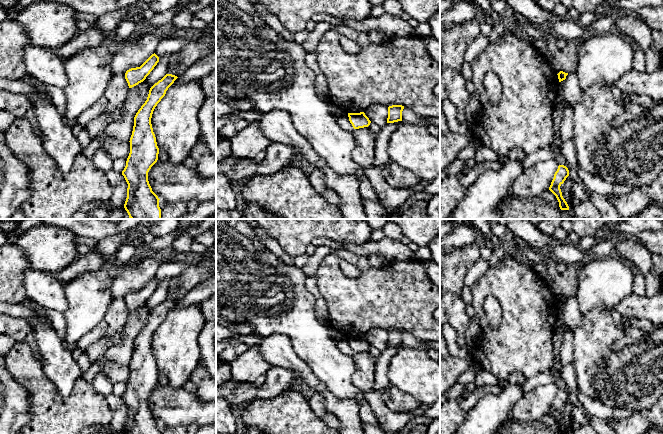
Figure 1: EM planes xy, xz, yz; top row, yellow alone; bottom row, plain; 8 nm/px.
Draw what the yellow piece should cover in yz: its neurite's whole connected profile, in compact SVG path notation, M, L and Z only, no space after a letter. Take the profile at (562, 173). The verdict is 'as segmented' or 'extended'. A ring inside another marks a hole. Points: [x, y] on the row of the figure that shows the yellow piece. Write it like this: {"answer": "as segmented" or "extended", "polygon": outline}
{"answer": "as segmented", "polygon": "M559 165L557 171L554 174L554 178L551 182L549 190L556 196L559 207L561 210L569 210L569 206L562 196L560 186L564 183L566 178L569 176L569 170L564 165Z"}

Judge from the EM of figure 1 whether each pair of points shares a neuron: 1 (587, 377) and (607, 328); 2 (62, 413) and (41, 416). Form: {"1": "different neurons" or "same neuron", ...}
{"1": "same neuron", "2": "same neuron"}

